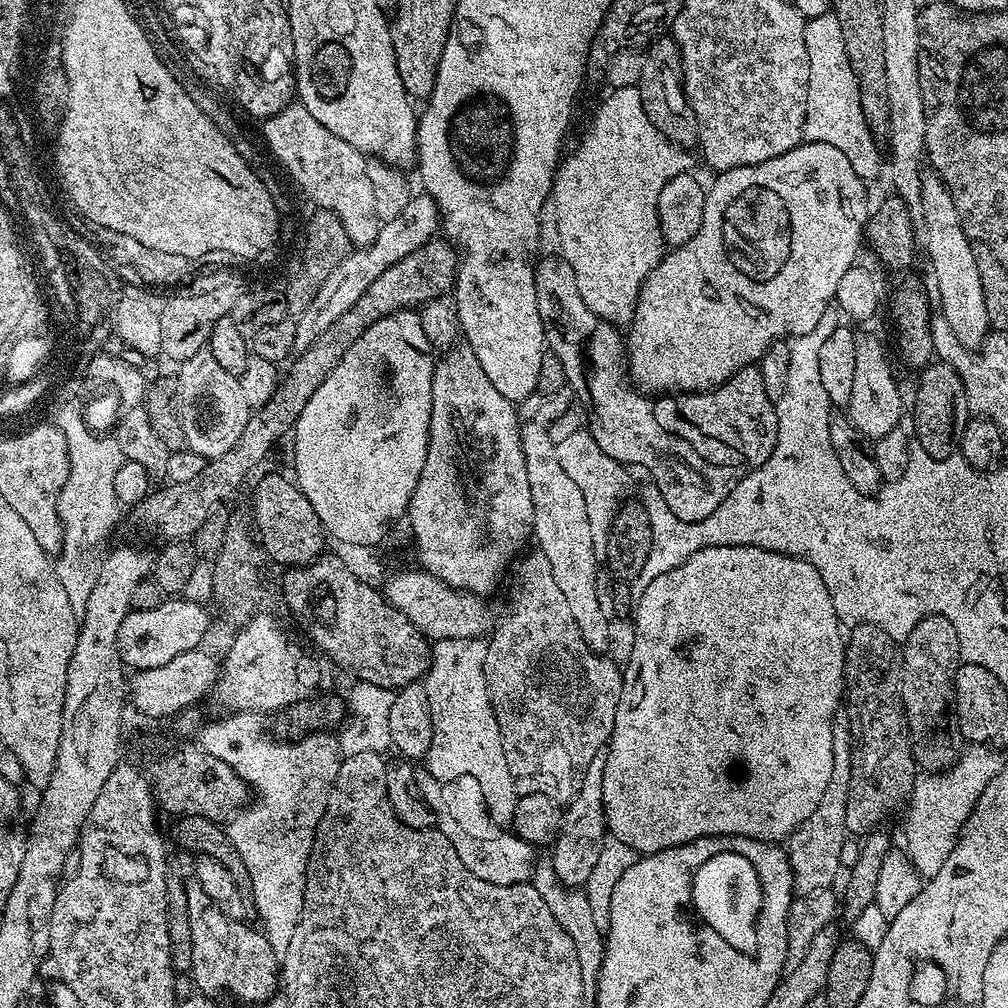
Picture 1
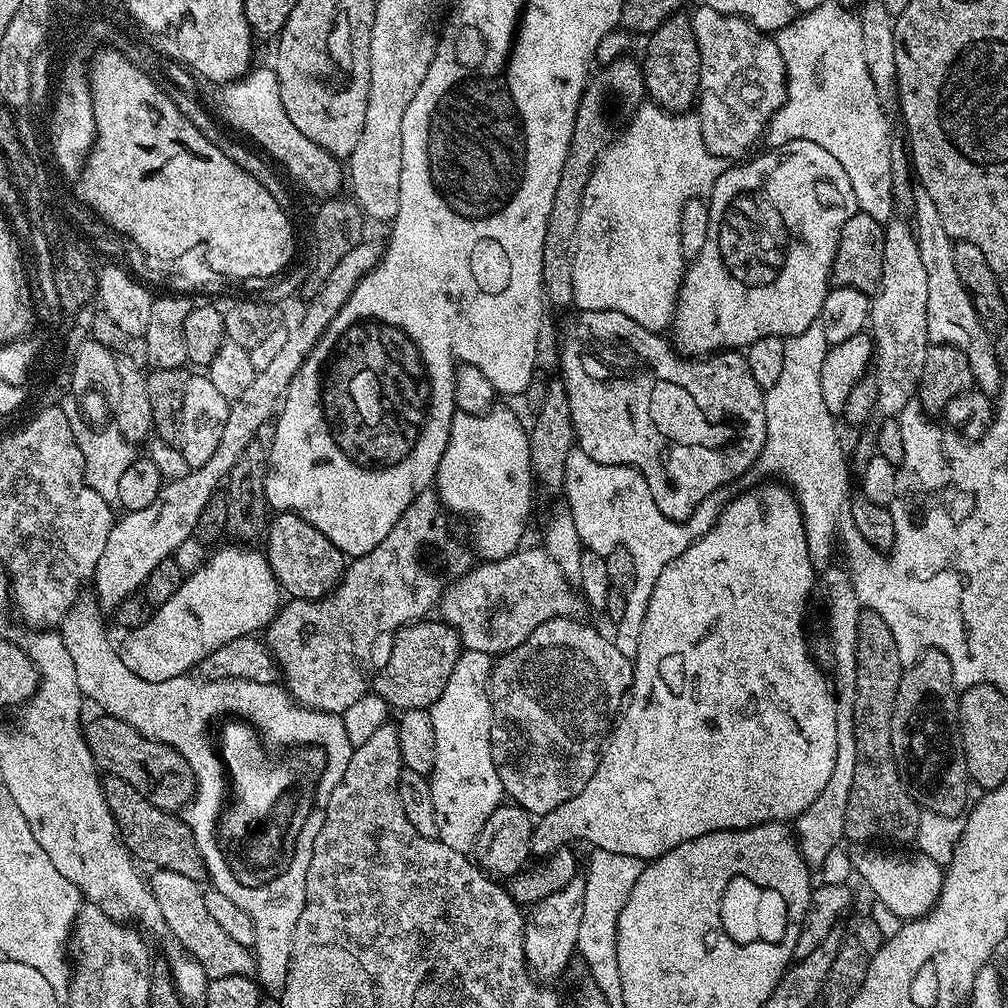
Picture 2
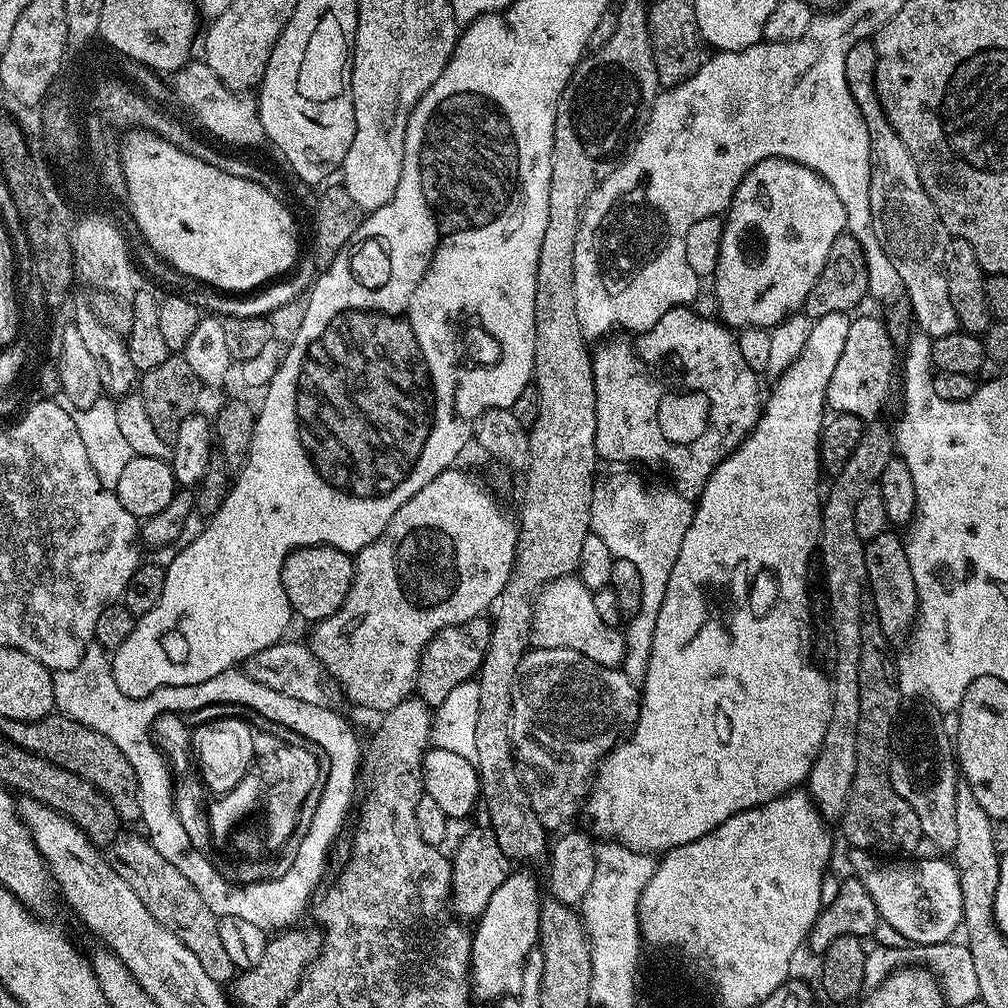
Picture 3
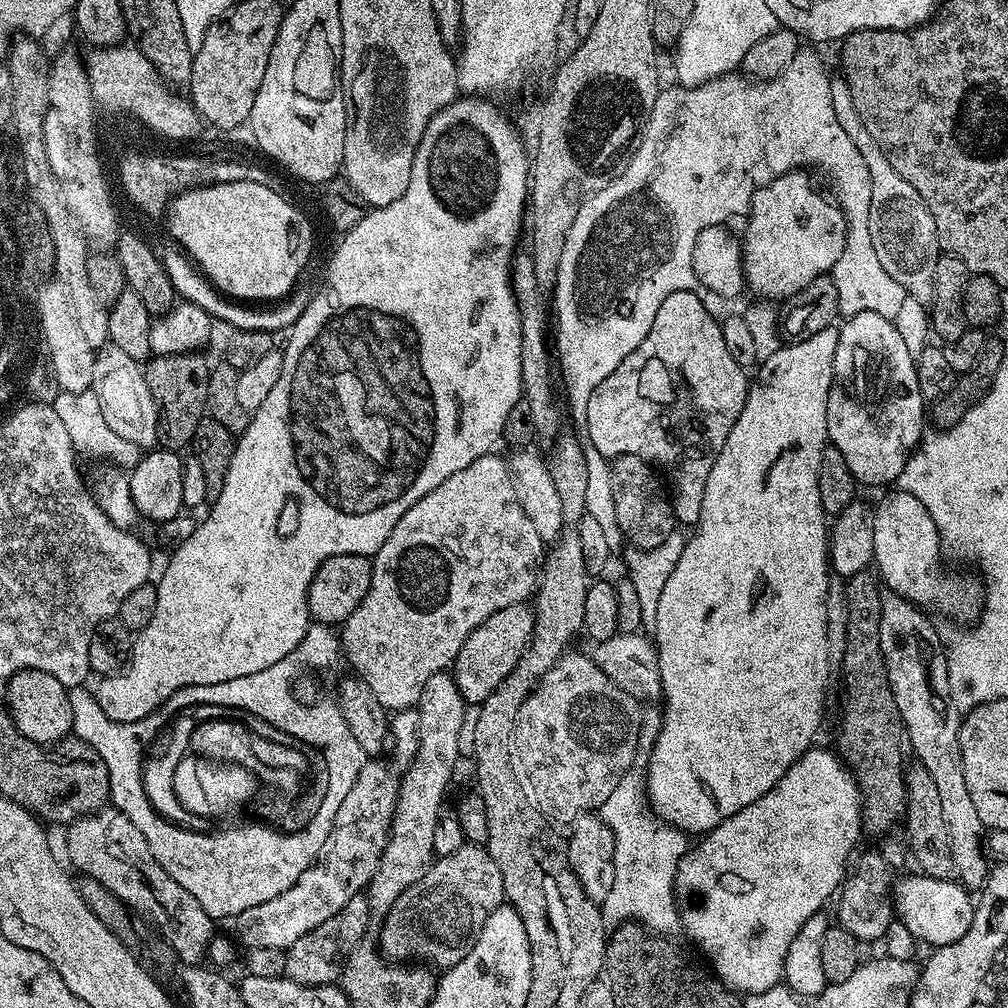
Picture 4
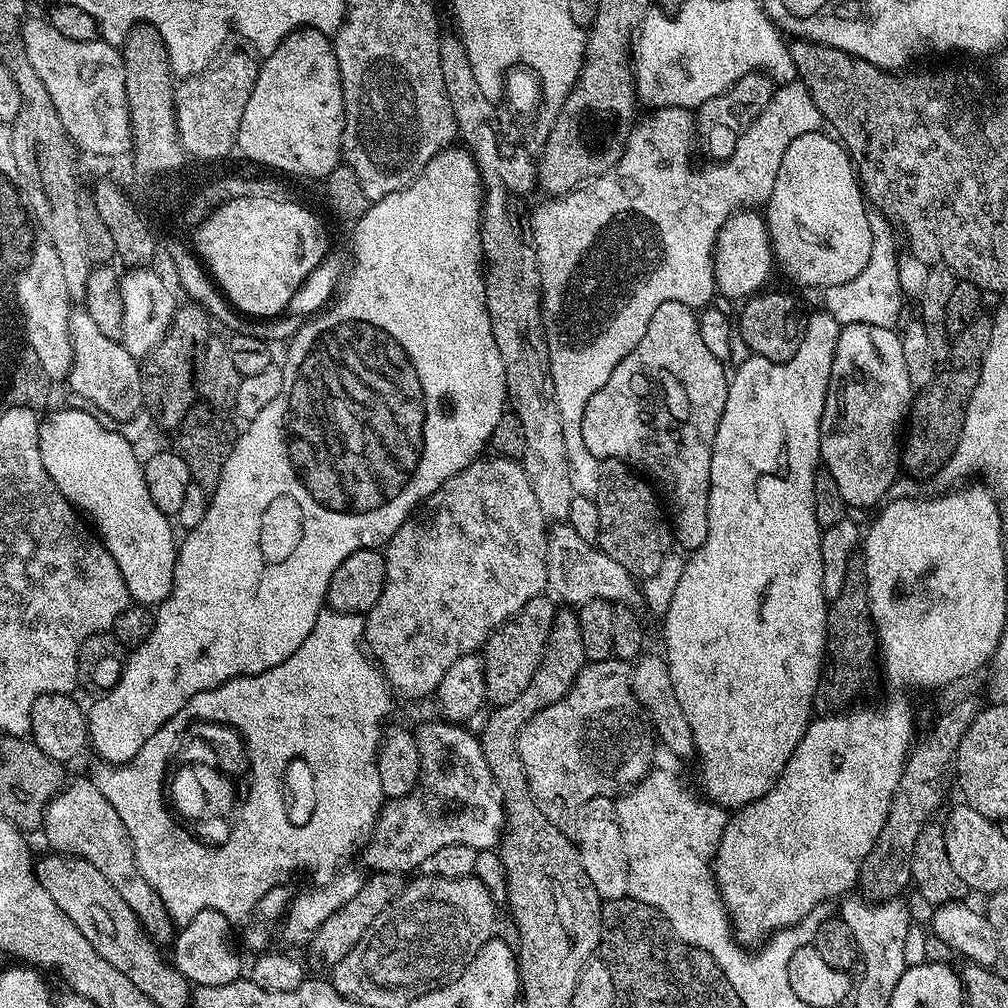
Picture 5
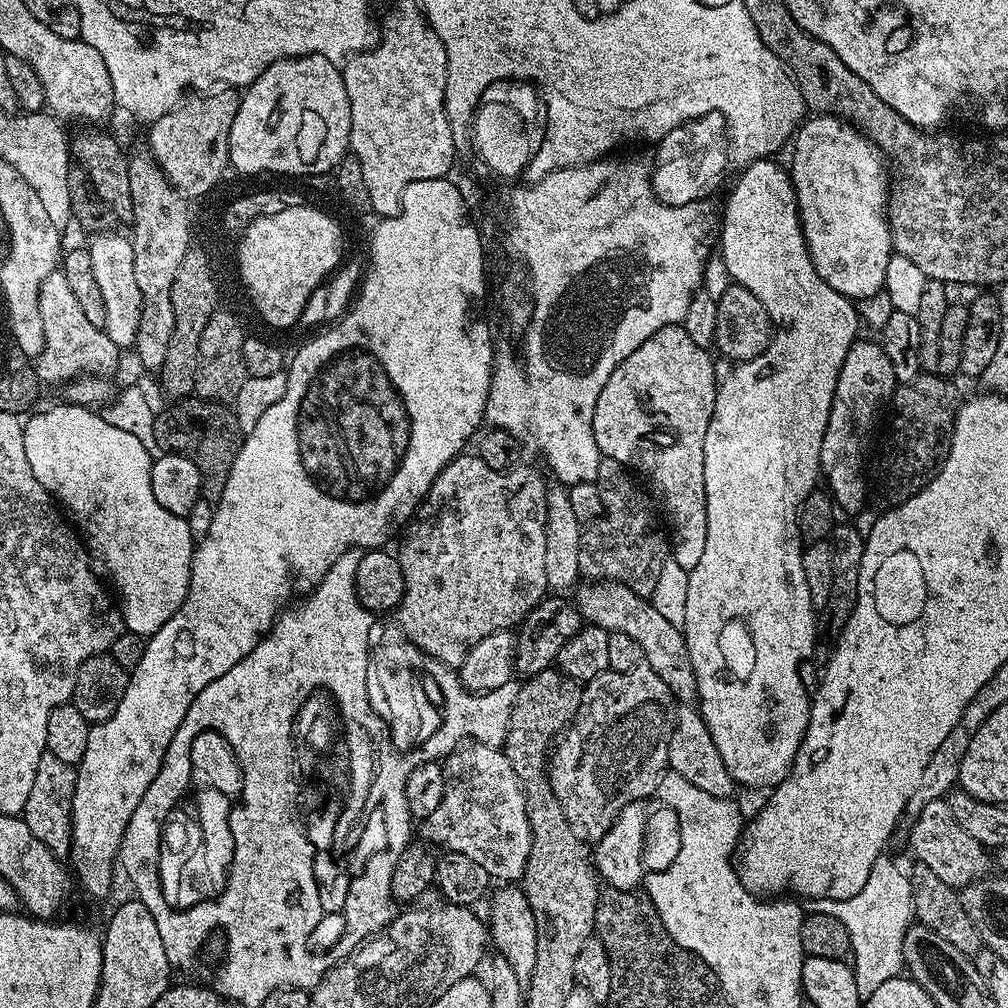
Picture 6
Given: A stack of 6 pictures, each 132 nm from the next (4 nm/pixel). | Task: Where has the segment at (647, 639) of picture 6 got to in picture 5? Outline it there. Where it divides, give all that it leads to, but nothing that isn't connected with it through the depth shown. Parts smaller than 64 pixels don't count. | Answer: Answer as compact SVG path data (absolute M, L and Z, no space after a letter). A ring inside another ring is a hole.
M567 522L553 525L547 535L547 580L555 597L570 603L567 604L570 606L579 606L594 600L607 600L611 604L626 606L641 603L642 592L637 579L597 545L580 538Z

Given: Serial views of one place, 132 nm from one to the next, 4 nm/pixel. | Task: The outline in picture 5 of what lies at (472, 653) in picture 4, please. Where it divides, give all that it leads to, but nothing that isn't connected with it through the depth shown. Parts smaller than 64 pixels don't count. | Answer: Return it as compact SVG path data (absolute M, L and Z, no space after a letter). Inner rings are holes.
M548 594L530 598L523 610L488 637L482 649L482 659L489 705L499 706L514 702L514 698L520 697L522 690L530 686L530 678L534 678L534 670L538 670L544 657L544 647L550 638L550 630L558 611L558 604L555 603L557 601Z

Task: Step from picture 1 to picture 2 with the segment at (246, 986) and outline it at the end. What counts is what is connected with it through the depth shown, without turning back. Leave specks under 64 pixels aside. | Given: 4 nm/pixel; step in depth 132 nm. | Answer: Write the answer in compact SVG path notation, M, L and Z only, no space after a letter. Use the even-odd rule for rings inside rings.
M156 870L152 874L153 876L150 876L150 887L154 898L158 902L158 910L162 910L165 929L169 933L172 931L171 939L179 944L189 956L193 956L196 959L209 978L218 976L252 976L255 973L256 962L253 953L246 946L234 942L234 938L230 938L230 934L226 934L226 930L222 930L222 926L218 926L218 922L214 922L210 910L206 910L206 902L204 901L205 889L199 883L186 878L185 875L167 871Z

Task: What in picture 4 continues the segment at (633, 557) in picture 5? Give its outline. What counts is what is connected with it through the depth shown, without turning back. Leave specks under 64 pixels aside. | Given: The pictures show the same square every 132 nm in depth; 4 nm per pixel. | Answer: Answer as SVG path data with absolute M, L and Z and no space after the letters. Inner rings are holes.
M634 454L615 457L611 461L611 466L614 514L618 526L624 532L625 541L632 548L663 549L667 545L667 538L677 531L678 525L672 509L672 501L661 477L654 471L653 465Z

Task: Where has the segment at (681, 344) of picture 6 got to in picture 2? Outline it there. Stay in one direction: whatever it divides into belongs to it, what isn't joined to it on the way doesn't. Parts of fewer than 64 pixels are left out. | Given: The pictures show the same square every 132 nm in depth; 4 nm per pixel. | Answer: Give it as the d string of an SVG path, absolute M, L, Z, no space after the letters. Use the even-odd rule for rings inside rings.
M618 310L577 311L575 315L576 317L565 326L564 333L560 336L560 372L564 375L562 383L570 402L570 418L572 419L575 443L590 458L596 463L620 464L622 466L633 466L635 462L638 462L642 466L640 472L647 473L648 480L651 480L652 492L655 492L656 501L659 501L660 508L674 517L684 517L689 513L692 504L696 504L698 498L703 497L708 500L713 494L721 491L720 487L723 484L728 484L731 480L738 479L743 472L748 472L751 468L753 471L757 467L766 442L765 389L760 388L758 382L754 382L754 374L750 374L748 357L743 351L721 350L711 356L689 358L677 352L675 347L661 333L651 332L638 326L638 322L634 322L634 318L626 318L626 314L618 314ZM672 454L680 456L680 460L686 460L690 464L688 466L672 464ZM654 472L658 476L652 477ZM665 473L669 474L669 480L663 479Z

